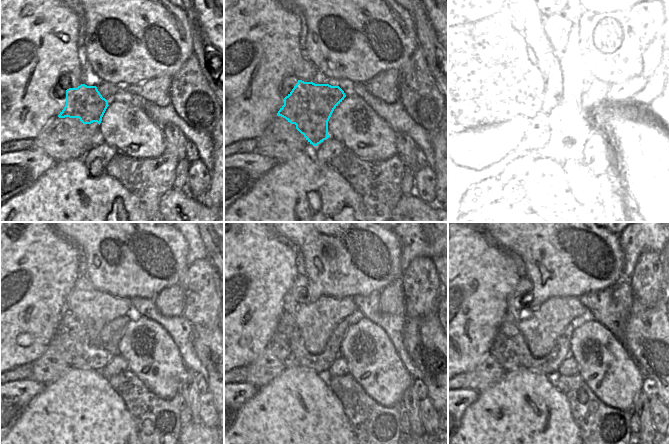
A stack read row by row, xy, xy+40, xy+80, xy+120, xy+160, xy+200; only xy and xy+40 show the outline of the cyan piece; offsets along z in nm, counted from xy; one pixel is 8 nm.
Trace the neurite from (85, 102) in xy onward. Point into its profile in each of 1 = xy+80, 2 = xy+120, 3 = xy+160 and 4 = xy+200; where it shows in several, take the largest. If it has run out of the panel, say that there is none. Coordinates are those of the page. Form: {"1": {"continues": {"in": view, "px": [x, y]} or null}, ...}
{"1": {"continues": {"in": "xy+80", "px": [534, 114]}}, "2": {"continues": {"in": "xy+120", "px": [70, 337]}}, "3": {"continues": {"in": "xy+160", "px": [287, 343]}}, "4": {"continues": {"in": "xy+200", "px": [509, 346]}}}

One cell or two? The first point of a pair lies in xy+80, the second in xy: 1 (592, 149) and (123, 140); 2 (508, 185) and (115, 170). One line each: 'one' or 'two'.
1: one
2: two

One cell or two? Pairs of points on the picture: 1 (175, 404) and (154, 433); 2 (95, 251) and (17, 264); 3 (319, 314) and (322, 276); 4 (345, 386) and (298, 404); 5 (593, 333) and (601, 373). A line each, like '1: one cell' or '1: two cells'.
1: one cell
2: two cells
3: two cells
4: two cells
5: one cell

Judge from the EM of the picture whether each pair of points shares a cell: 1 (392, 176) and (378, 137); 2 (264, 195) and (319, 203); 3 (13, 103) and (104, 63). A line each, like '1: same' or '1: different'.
1: different
2: same
3: different

